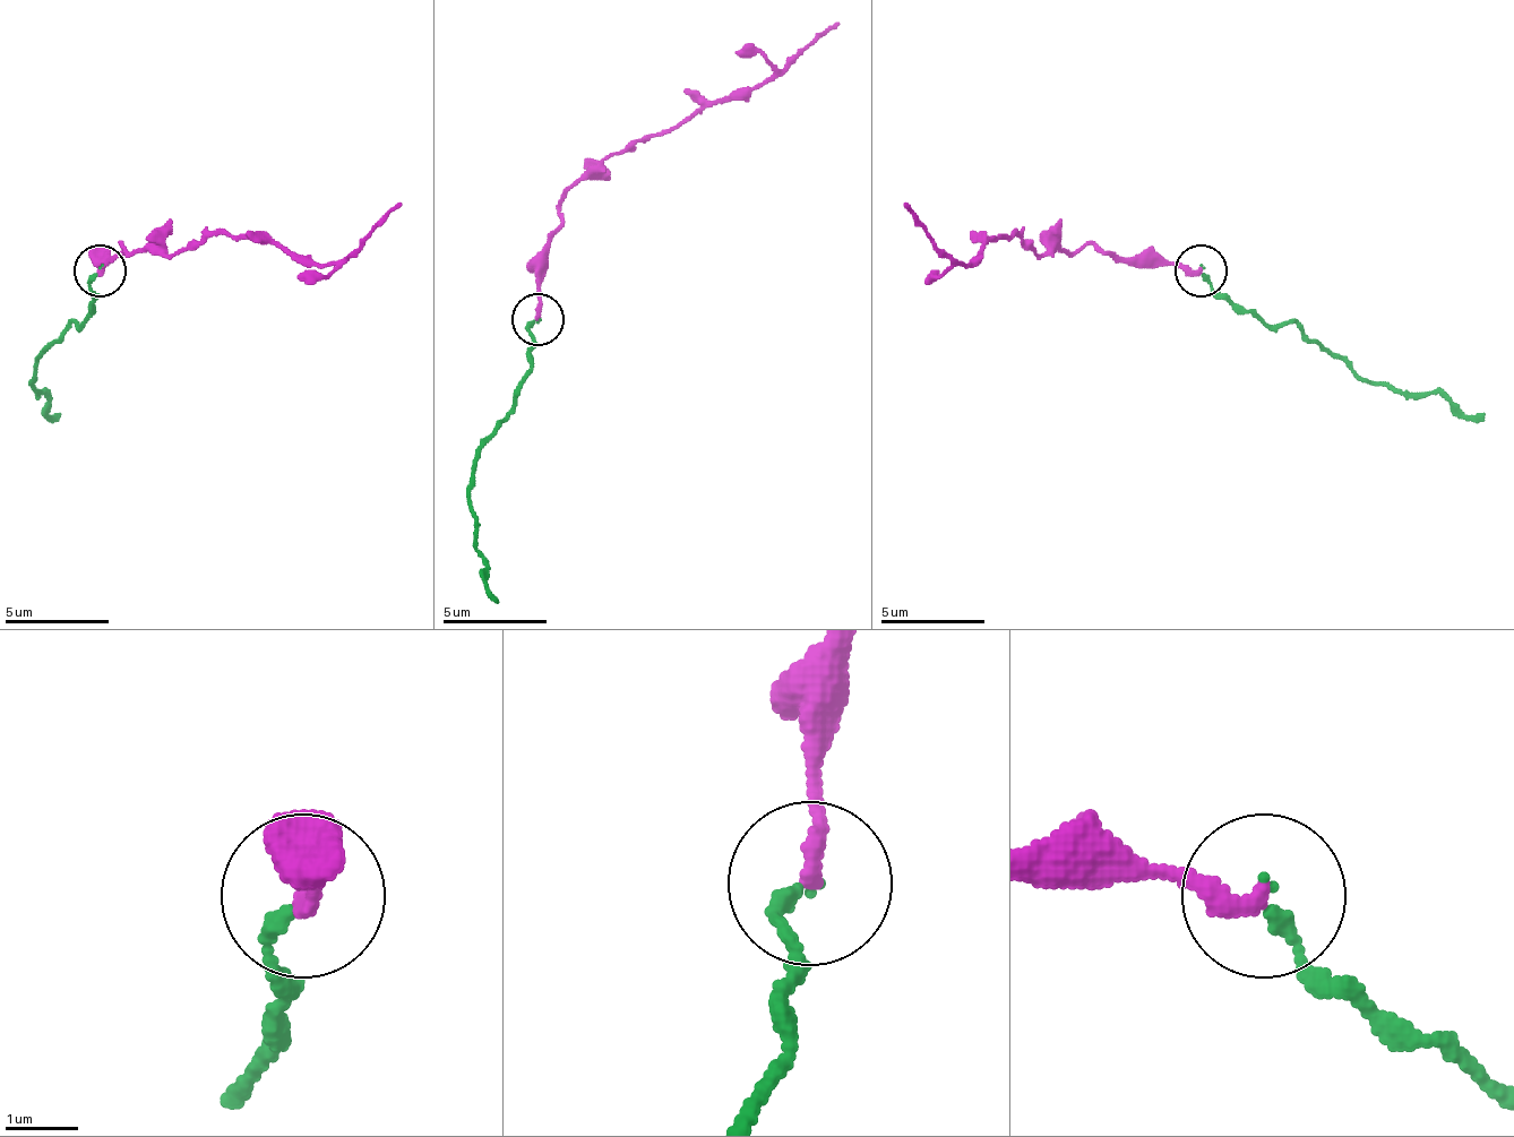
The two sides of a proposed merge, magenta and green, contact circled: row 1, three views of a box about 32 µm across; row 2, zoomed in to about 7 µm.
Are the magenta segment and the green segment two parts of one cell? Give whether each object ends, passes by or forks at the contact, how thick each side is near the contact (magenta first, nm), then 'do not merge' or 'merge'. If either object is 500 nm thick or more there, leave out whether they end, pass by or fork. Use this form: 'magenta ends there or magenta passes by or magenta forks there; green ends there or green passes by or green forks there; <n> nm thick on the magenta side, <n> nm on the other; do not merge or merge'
magenta ends there; green ends there; 240 nm thick on the magenta side, 170 nm on the other; merge

